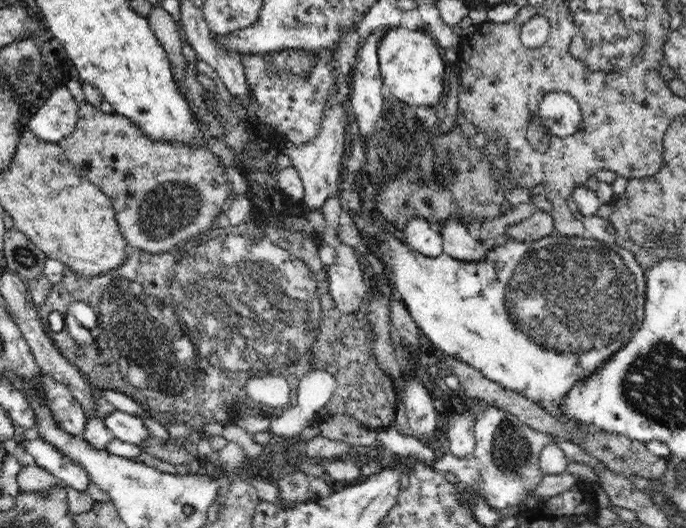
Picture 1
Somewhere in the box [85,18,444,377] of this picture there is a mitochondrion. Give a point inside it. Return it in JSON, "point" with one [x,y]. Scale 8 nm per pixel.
{"point":[169,211]}

